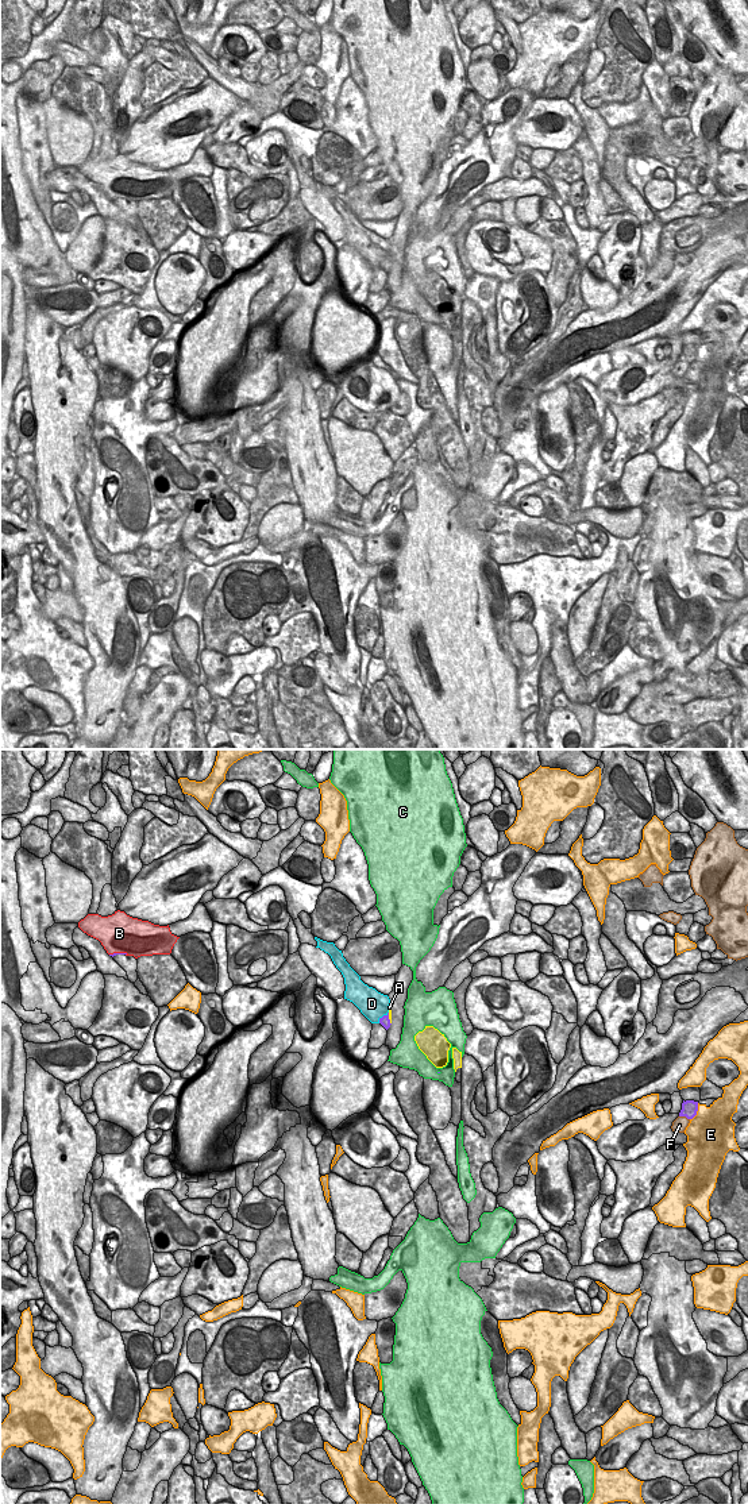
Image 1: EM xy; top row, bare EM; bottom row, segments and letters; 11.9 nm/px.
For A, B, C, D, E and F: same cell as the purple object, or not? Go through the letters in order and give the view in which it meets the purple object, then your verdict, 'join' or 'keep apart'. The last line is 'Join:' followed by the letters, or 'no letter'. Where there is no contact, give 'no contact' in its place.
A: xy | keep apart
B: xy | keep apart
C: no contact | keep apart
D: xy | keep apart
E: xy | keep apart
F: xy | keep apart
Join: no letter

